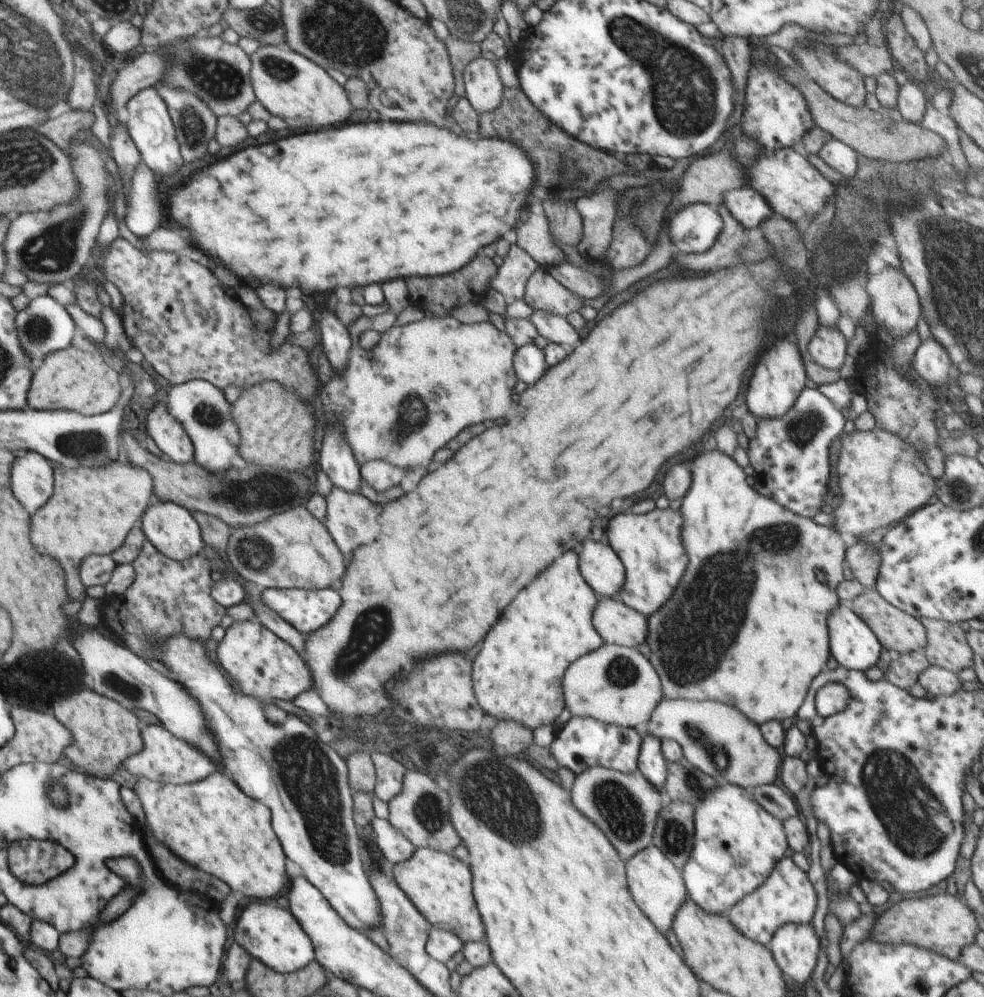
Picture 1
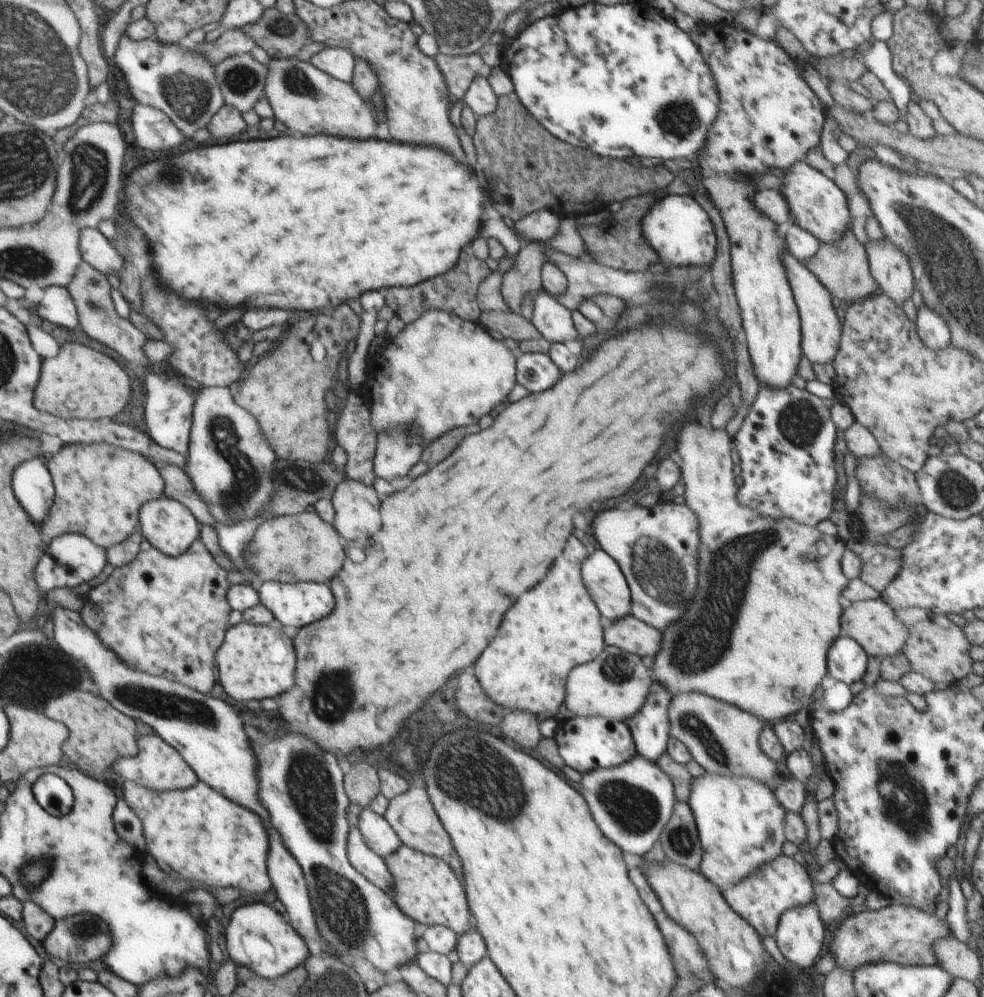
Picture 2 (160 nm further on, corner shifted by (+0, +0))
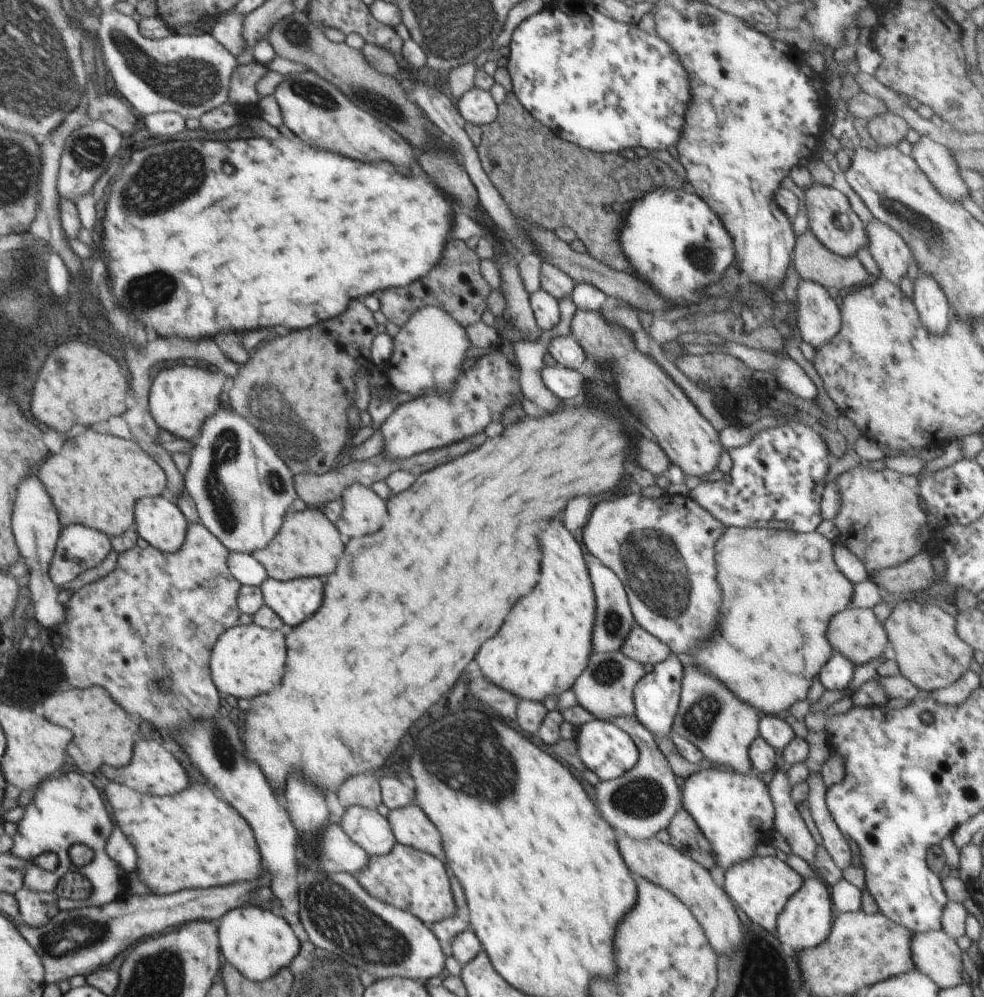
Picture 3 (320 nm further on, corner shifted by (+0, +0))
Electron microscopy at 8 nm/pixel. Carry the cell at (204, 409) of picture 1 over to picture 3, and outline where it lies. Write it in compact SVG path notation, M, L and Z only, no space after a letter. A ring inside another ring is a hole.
M221 406L212 412L210 418L204 420L202 428L198 430L198 438L193 441L192 451L189 453L190 466L184 474L185 490L194 500L201 524L228 551L252 554L267 548L280 529L284 516L291 512L294 500L299 498L294 488L293 473L276 453L247 418L235 411L226 411Z

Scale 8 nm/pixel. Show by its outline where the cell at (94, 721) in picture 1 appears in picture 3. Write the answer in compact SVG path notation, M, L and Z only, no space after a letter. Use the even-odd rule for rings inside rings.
M100 686L84 688L84 690L66 690L56 692L44 700L44 718L57 726L66 726L73 733L73 740L68 744L70 764L74 768L82 768L82 772L98 772L102 766L127 766L133 756L136 742L138 721L110 700L110 694Z

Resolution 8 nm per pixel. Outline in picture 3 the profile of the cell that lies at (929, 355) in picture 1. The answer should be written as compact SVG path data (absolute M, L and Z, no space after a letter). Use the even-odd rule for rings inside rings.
M919 272L914 284L914 308L926 332L944 334L950 324L949 302L932 276Z

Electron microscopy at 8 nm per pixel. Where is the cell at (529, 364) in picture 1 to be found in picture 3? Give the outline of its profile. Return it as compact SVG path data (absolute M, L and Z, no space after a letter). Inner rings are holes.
M542 366L540 378L544 386L554 392L558 398L564 400L574 400L586 386L586 380L577 370L558 366Z

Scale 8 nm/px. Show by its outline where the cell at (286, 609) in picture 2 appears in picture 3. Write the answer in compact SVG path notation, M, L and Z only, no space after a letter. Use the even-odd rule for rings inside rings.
M268 577L259 588L264 605L280 616L287 629L295 628L320 608L324 590L322 580L318 577L290 581Z

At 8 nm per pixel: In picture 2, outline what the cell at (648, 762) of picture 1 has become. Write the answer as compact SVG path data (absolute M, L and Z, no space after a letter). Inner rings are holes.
M654 681L646 706L642 706L642 712L631 716L626 722L637 754L654 764L666 755L668 740L671 738L668 708L672 698L672 694L662 688L662 684Z

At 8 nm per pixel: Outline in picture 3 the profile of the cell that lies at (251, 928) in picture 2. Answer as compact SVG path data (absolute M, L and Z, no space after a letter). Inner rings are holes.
M258 906L234 908L226 912L216 926L223 961L232 964L238 972L242 972L243 976L252 981L264 981L278 971L288 969L290 962L300 952L301 943L292 926L284 918Z

